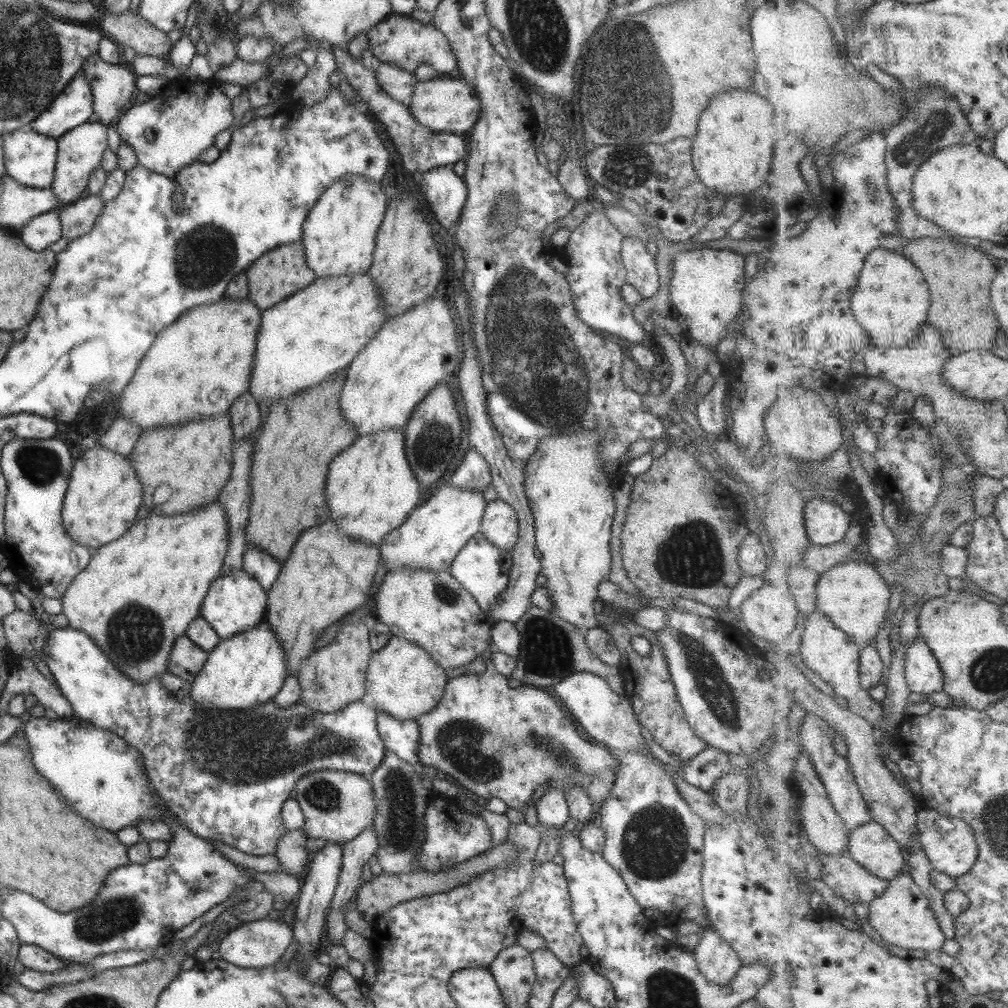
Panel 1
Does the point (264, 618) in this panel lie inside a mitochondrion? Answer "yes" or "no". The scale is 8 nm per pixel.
no

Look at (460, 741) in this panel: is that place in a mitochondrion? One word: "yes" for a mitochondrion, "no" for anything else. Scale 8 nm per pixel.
yes

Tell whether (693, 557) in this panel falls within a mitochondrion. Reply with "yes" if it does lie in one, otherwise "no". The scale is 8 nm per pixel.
yes

